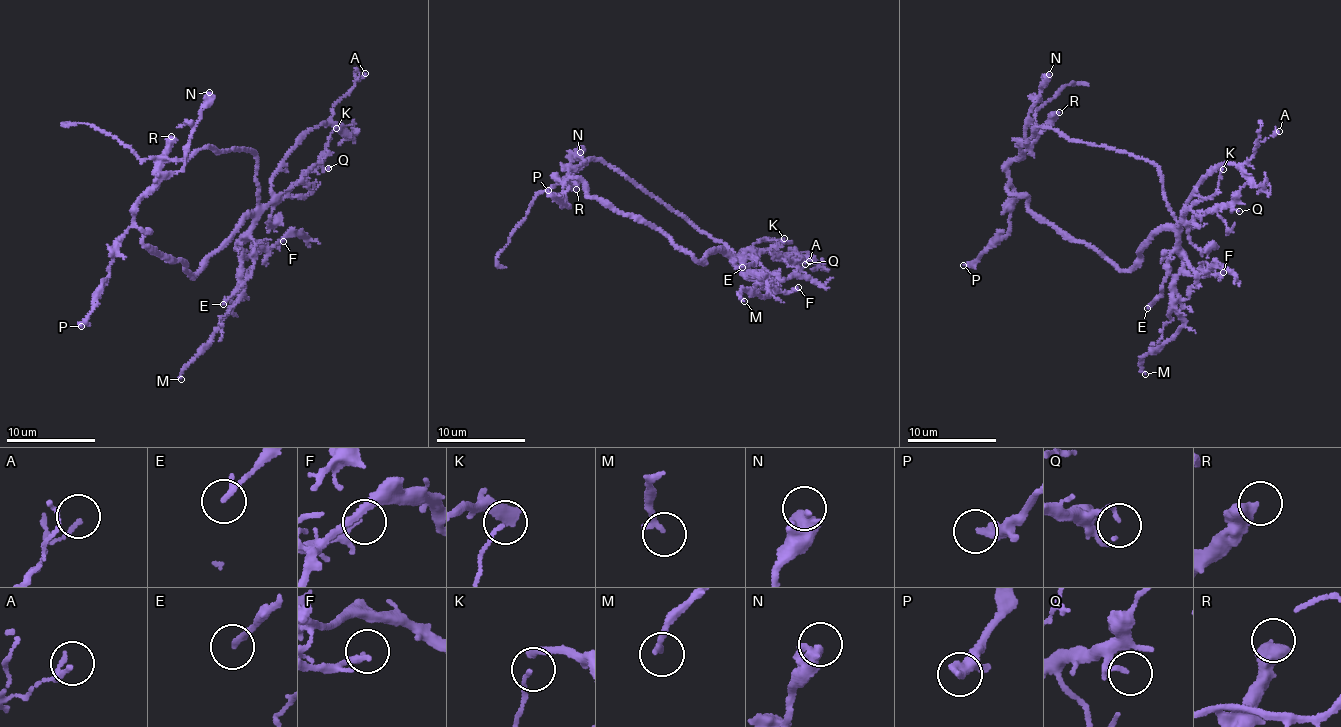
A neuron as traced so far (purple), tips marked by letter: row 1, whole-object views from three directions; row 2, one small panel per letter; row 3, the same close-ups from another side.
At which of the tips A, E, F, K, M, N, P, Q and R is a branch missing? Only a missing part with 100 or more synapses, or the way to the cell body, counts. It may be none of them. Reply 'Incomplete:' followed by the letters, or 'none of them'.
Incomplete: none of them

